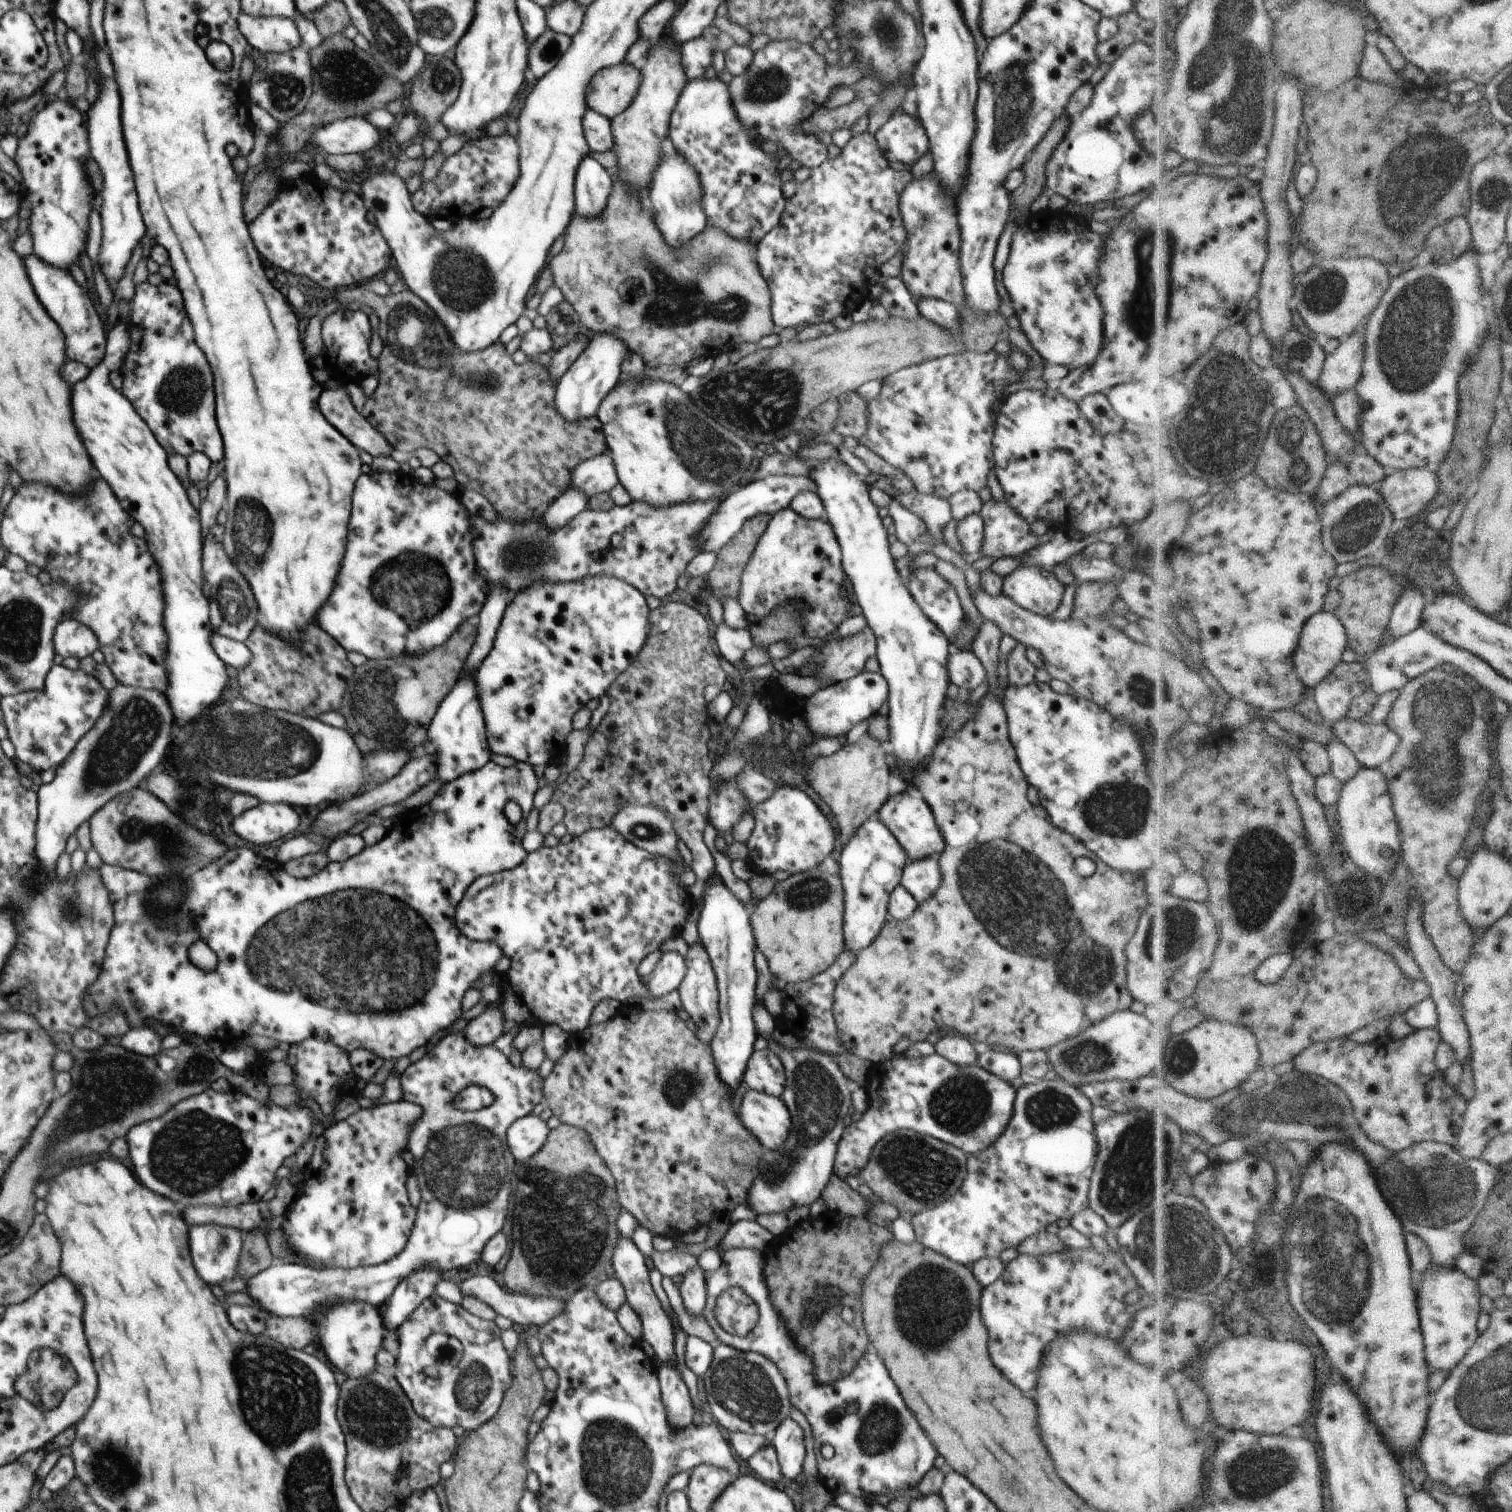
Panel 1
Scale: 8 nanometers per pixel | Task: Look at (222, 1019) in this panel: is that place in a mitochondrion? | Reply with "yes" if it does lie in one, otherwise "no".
no

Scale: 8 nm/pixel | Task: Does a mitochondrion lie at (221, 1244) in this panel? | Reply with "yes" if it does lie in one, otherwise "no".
yes

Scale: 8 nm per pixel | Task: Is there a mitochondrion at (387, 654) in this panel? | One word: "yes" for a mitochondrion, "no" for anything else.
no

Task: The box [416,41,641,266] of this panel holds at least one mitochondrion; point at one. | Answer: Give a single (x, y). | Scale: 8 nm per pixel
(441, 78)

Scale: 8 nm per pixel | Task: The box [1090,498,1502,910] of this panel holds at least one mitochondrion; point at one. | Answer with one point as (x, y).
(1434, 718)

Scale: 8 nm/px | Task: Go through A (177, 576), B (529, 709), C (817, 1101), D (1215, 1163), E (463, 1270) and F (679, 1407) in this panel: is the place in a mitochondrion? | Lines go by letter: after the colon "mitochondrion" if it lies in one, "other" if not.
A: other
B: other
C: mitochondrion
D: other
E: other
F: other

